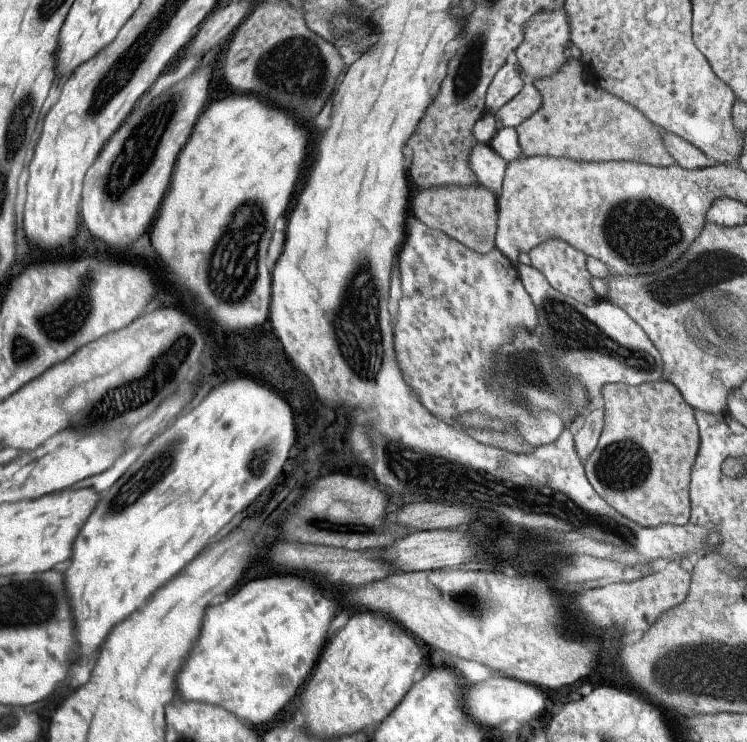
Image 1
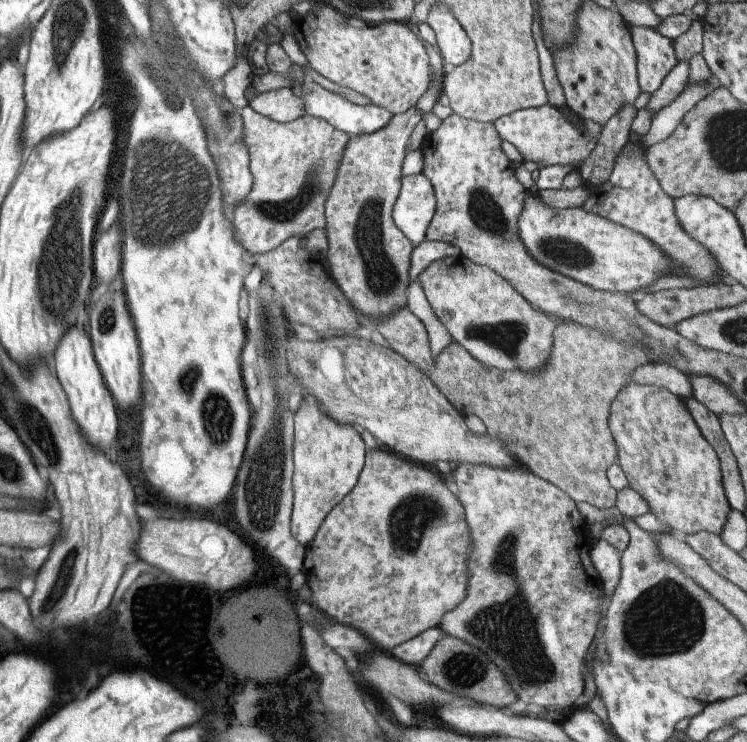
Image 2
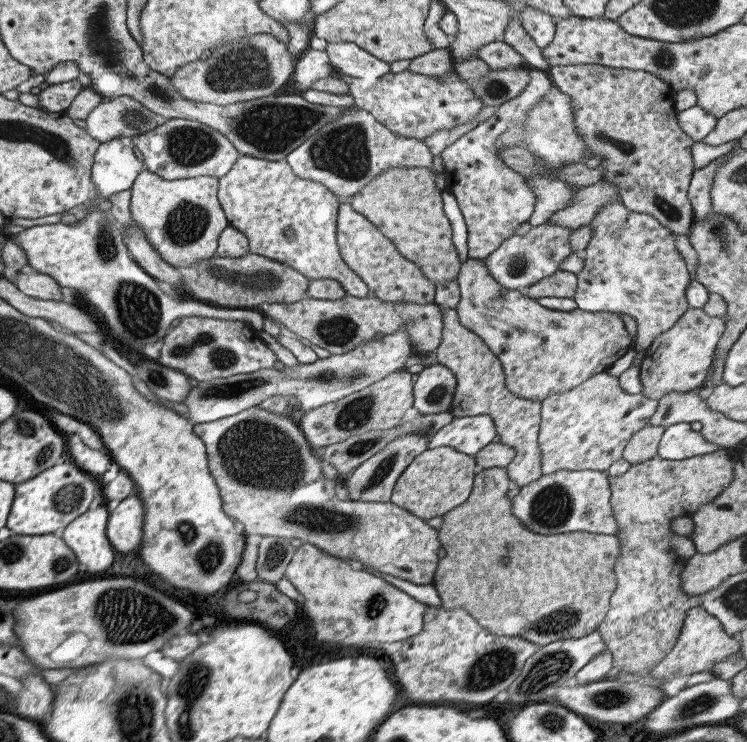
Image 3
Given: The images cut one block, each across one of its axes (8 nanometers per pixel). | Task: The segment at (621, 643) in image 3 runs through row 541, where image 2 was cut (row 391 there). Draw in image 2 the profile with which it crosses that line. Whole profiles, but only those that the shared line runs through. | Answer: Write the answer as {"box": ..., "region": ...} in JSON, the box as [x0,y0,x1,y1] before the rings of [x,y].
{"box":[606,382,731,536],"region":[[[629,382],[610,402],[606,422],[616,446],[616,463],[625,474],[628,487],[643,498],[649,512],[669,530],[679,530],[685,536],[697,532],[719,535],[731,508],[721,484],[719,459],[691,420],[686,400],[661,386]]]}

